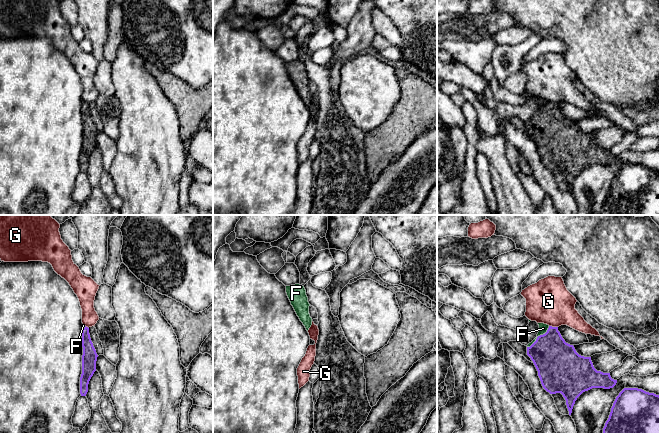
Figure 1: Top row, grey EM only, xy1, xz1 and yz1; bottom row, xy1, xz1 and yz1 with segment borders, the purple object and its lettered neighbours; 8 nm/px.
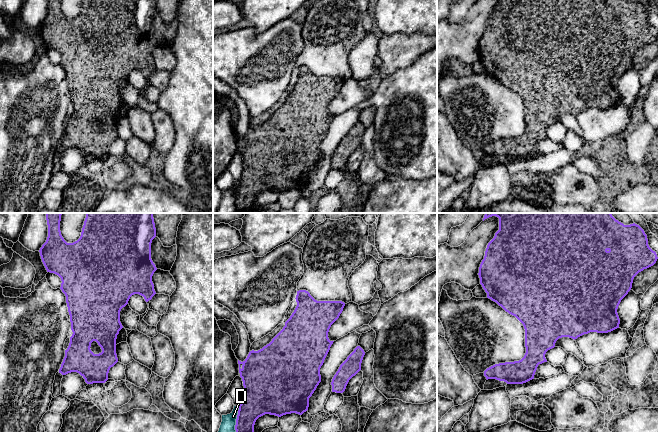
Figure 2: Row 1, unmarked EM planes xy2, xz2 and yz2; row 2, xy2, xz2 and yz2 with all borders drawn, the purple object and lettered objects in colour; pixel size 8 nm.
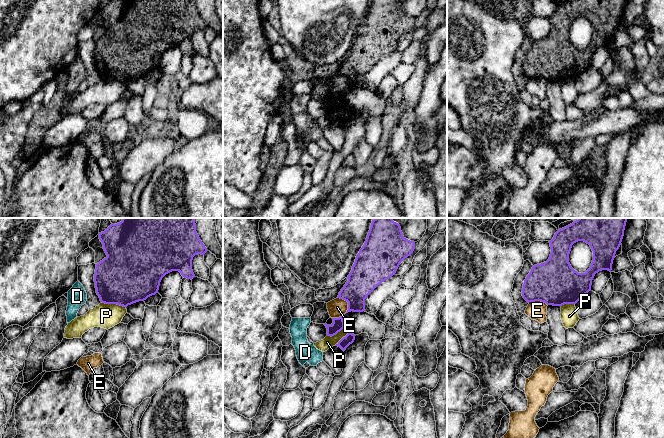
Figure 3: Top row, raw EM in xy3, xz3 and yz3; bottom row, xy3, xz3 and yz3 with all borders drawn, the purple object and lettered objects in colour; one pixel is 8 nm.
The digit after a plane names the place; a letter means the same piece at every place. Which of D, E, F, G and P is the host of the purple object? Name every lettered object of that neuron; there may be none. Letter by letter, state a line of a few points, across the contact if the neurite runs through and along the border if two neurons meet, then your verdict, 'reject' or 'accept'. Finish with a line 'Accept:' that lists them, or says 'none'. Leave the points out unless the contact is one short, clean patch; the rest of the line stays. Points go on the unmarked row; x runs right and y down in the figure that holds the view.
D: reject
E: xz3 (346, 76), (347, 86), (340, 92), (332, 94) | reject
F: yz1 (556, 137), (538, 112), (543, 107), (543, 104) | accept
G: yz1 (549, 101), (557, 103) | reject
P: xz3 (348, 107), (342, 104), (335, 110), (327, 112) | reject
Accept: F

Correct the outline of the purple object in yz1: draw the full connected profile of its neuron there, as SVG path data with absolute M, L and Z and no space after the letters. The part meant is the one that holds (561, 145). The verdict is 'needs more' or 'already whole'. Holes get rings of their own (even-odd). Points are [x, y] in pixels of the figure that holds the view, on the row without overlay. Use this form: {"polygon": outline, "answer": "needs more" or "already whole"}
{"polygon": "M538 99L537 113L527 121L543 164L550 170L561 169L569 191L577 174L592 164L613 164L617 156L610 149L597 147L591 133L579 131L574 122L565 118L558 103Z", "answer": "needs more"}

